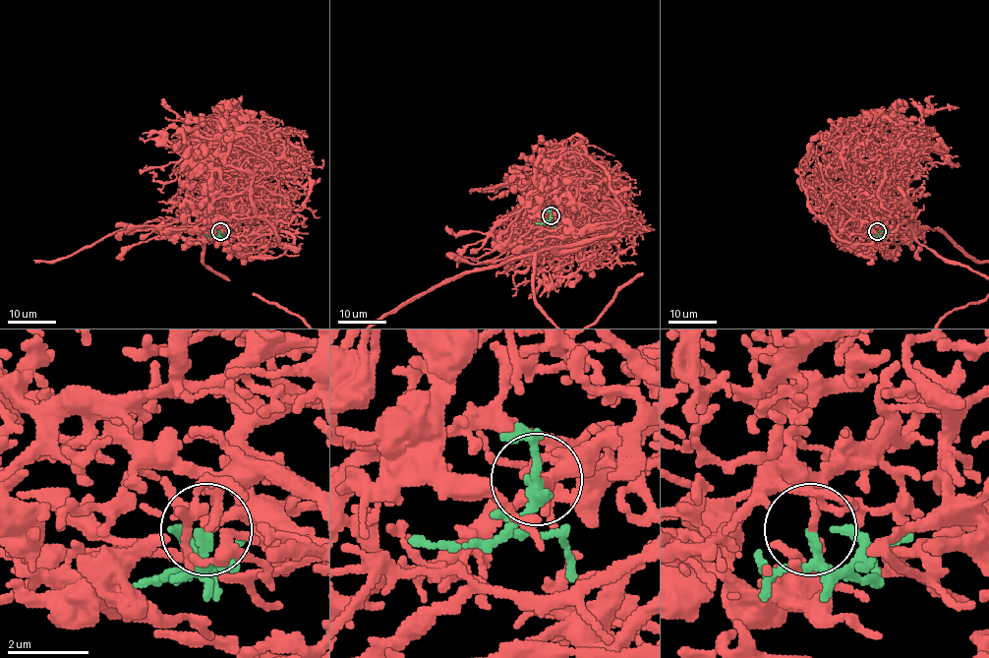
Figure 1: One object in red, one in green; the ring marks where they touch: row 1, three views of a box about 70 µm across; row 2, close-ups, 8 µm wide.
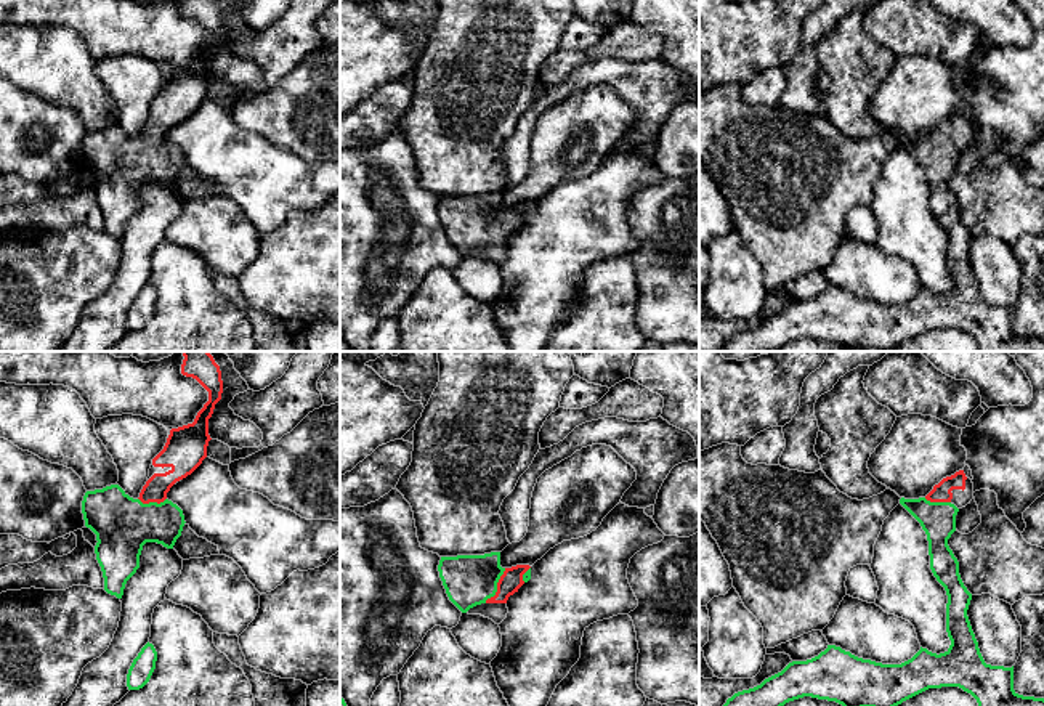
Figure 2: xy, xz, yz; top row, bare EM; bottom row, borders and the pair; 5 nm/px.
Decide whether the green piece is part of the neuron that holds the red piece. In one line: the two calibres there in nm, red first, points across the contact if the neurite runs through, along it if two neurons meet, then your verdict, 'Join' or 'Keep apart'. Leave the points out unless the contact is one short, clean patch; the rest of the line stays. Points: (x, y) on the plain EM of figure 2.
Thickness 110 nm (red) against 260 nm. Path across: xz (510, 222), (497, 227), (481, 220), (469, 220). Join

